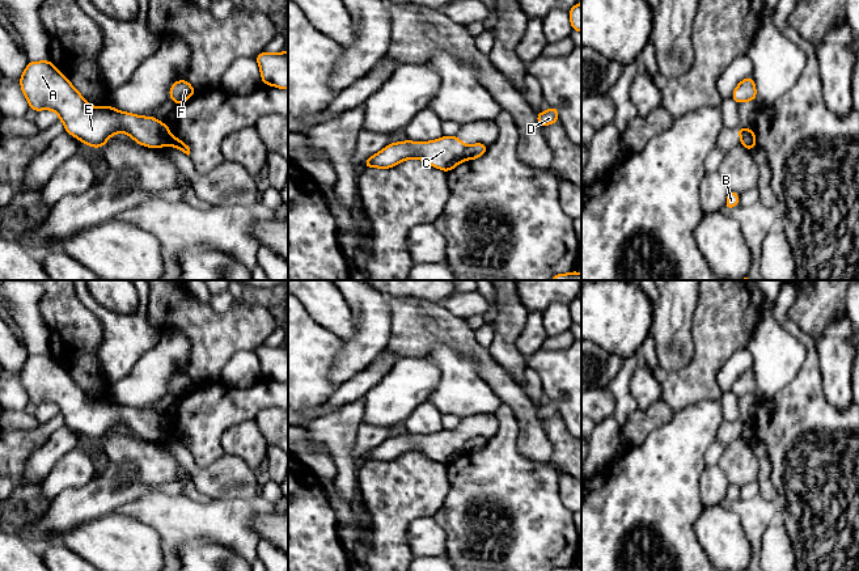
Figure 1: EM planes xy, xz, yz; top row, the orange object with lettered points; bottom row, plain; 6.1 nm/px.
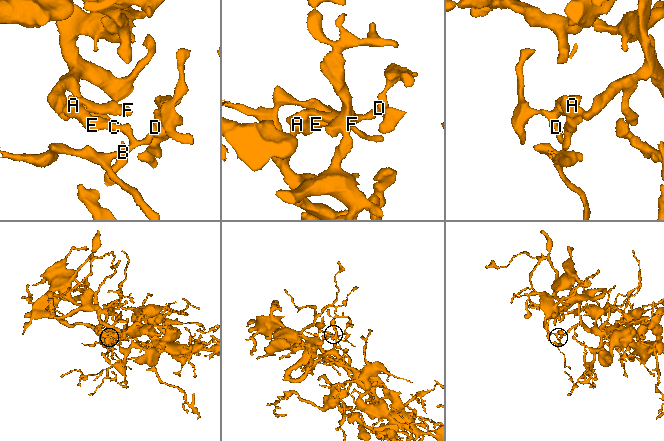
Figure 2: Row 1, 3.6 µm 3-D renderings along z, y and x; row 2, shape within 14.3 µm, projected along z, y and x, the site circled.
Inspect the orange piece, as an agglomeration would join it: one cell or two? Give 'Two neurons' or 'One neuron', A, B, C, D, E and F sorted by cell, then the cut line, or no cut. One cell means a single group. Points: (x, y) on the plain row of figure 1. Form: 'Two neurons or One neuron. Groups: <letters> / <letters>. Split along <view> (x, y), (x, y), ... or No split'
Two neurons. Groups: A C E F / B D. Split along xz (466, 439), (462, 452)

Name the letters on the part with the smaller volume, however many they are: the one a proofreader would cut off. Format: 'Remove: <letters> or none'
Remove: B, D

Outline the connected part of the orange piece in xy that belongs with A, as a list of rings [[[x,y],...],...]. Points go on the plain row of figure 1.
[[[50,354],[29,355],[20,377],[31,403],[54,403],[65,426],[89,440],[105,440],[107,432],[118,426],[127,427],[137,437],[149,441],[170,436],[169,419],[153,410],[119,405],[110,398],[89,398]]]

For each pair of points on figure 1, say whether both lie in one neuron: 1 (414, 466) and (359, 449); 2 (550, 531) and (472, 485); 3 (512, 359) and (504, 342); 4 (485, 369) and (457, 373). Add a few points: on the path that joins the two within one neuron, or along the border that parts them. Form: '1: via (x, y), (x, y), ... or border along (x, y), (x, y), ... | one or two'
1: border along (362, 460), (358, 466) | two
2: via (530, 527), (491, 491) | one
3: via (508, 355), (504, 351), (504, 346) | one
4: border along (456, 350), (473, 362), (478, 375), (496, 396) | two

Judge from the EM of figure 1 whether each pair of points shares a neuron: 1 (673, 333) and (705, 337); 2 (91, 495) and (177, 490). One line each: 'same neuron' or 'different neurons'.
1: different neurons
2: same neuron

